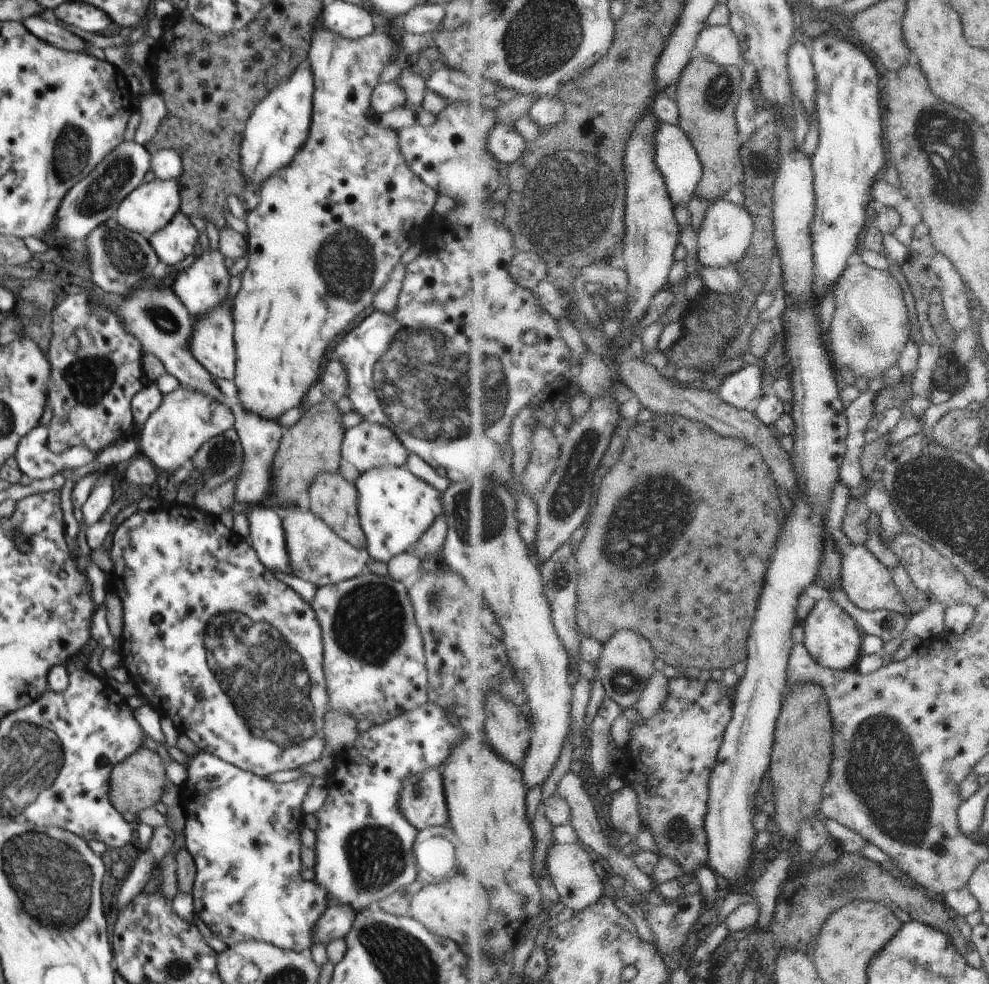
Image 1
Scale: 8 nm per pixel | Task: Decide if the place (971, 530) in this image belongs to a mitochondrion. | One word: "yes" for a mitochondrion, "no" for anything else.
yes

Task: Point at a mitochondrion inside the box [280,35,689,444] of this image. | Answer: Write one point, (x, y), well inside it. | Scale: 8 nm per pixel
(566, 202)

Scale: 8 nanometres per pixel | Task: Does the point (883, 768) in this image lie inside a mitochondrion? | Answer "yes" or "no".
yes

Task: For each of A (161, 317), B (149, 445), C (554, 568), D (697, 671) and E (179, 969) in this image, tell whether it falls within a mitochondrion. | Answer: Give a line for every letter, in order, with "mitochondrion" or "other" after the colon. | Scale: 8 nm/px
A: mitochondrion
B: other
C: other
D: other
E: mitochondrion

